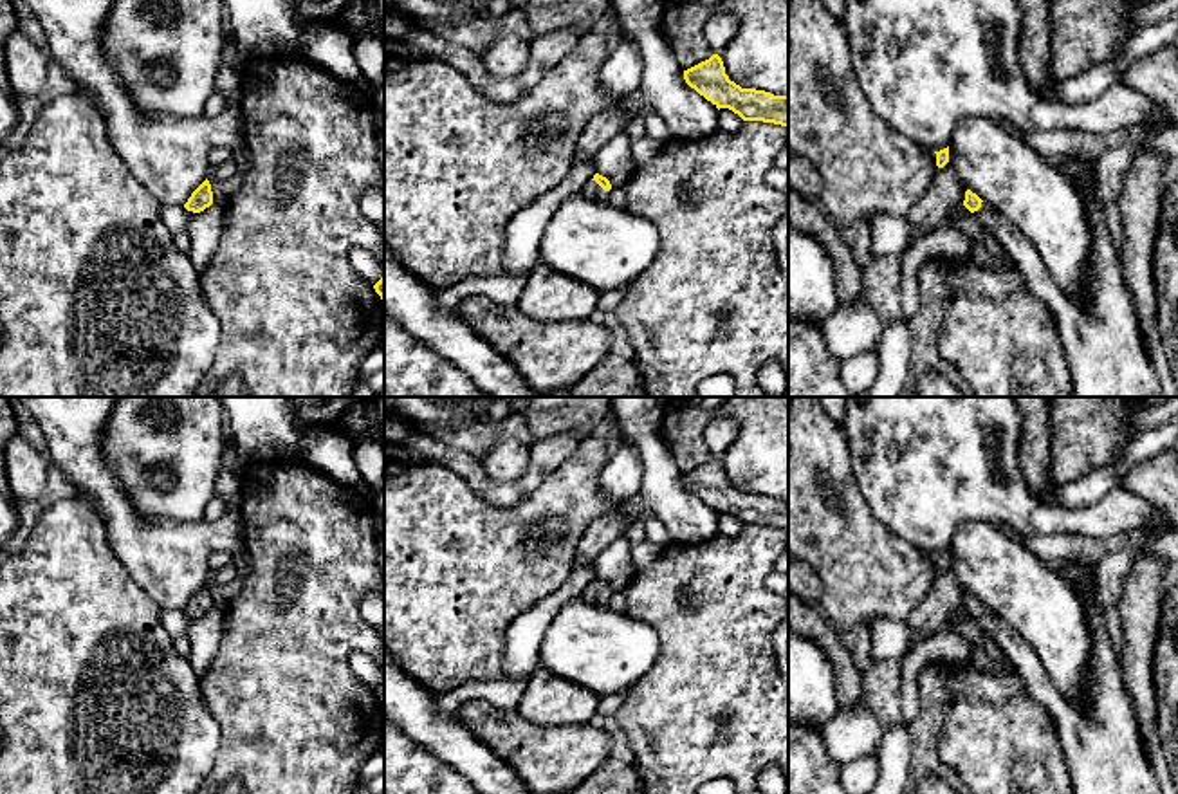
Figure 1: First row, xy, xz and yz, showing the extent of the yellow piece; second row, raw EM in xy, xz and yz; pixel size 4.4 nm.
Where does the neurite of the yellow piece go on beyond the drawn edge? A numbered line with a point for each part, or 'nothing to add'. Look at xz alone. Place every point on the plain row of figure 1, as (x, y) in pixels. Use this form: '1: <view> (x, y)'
1: xz (592, 594)

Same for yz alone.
1: yz (1104, 755)

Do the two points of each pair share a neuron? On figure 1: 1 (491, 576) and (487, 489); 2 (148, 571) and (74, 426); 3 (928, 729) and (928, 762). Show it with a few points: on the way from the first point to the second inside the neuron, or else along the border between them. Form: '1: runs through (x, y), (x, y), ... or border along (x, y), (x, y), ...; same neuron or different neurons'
1: border along (457, 475), (495, 506), (515, 506), (529, 495); different neurons
2: runs through (130, 535), (109, 493), (83, 462); same neuron
3: runs through (928, 737), (928, 755); same neuron

